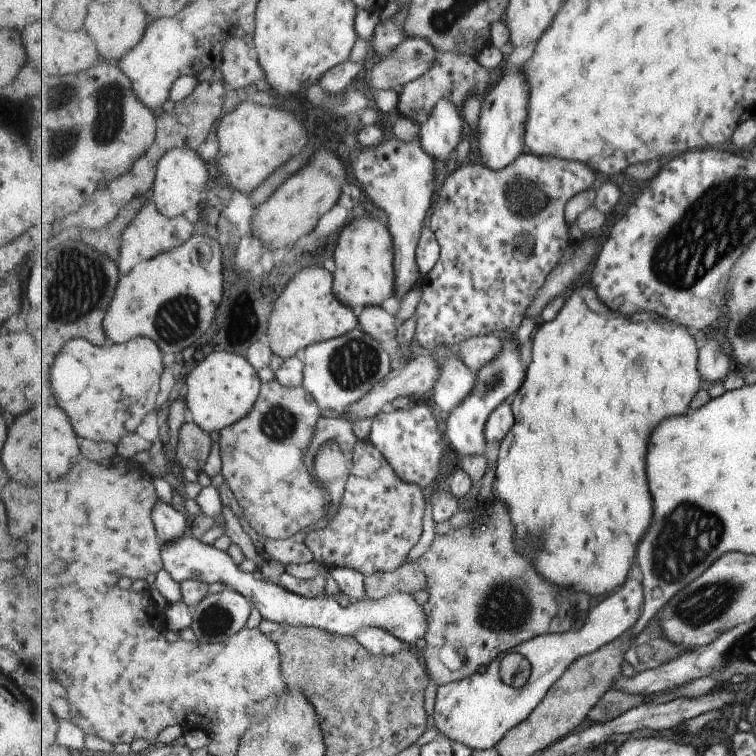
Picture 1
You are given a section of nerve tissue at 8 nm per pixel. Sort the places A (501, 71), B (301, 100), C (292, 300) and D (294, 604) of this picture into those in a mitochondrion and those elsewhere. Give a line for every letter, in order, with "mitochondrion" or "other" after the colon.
A: other
B: other
C: other
D: other

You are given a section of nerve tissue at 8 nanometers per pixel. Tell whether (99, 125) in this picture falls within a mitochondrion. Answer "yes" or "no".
yes

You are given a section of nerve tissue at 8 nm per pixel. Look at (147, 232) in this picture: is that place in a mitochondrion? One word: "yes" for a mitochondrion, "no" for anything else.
no

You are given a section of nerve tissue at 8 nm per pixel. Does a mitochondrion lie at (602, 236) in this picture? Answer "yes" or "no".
no

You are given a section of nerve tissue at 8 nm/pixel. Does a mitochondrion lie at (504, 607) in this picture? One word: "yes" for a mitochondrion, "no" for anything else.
yes

